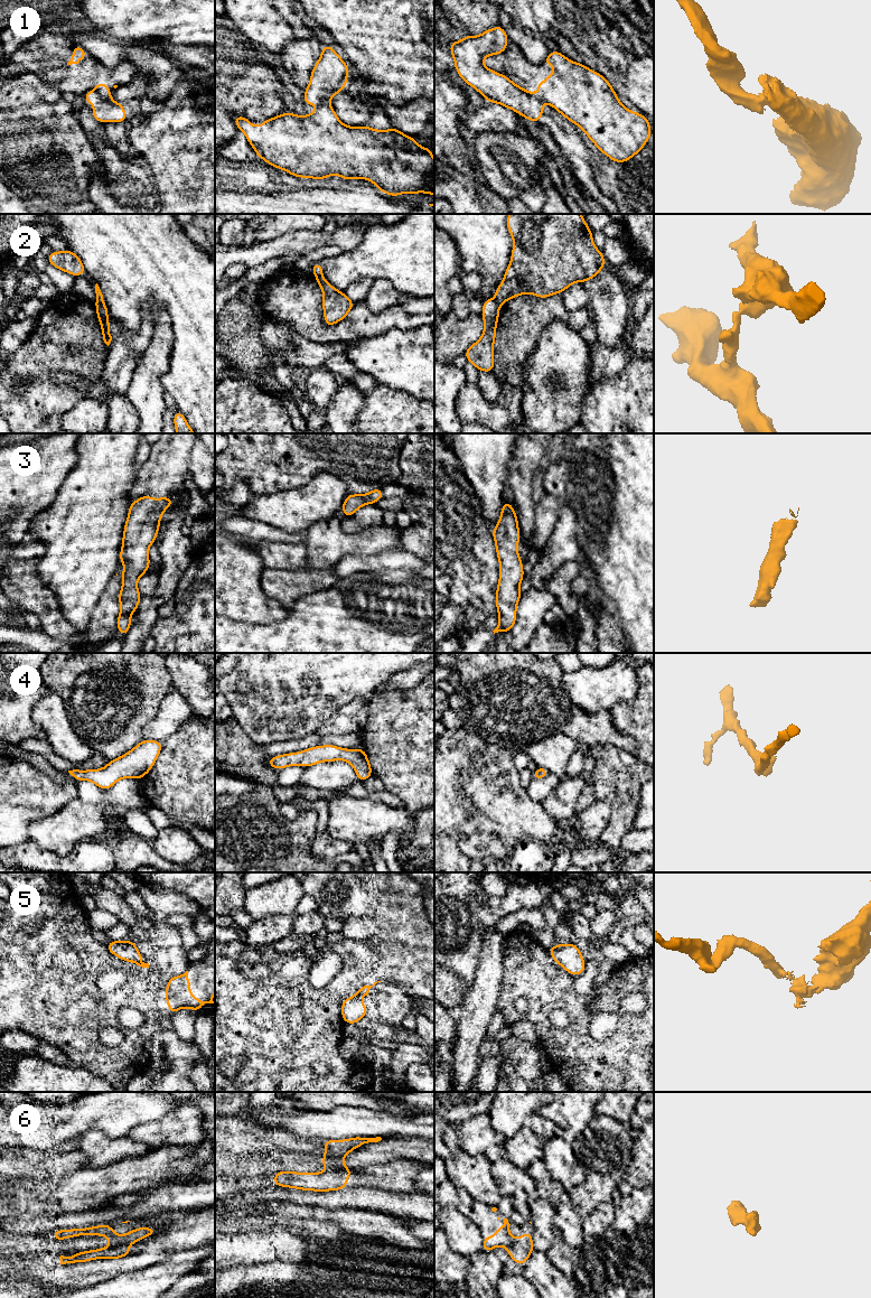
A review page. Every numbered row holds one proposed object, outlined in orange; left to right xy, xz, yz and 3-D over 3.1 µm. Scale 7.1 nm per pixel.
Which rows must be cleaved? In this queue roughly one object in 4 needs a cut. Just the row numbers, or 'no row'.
1, 2, 5, 6

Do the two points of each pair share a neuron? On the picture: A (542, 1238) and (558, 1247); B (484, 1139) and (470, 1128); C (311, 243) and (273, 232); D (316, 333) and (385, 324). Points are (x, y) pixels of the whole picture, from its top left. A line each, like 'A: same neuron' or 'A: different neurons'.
A: different neurons
B: same neuron
C: different neurons
D: same neuron

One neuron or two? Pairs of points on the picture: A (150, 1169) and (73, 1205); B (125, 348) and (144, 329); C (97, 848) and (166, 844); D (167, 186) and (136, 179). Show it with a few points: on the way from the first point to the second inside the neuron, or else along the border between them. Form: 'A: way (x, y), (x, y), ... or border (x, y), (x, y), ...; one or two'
A: way (131, 1175), (110, 1179), (105, 1184), (92, 1187); one
B: way (130, 344), (140, 334); one
C: border (151, 842), (152, 847), (167, 860); two
D: border (139, 160), (148, 170), (156, 193), (159, 196); two

